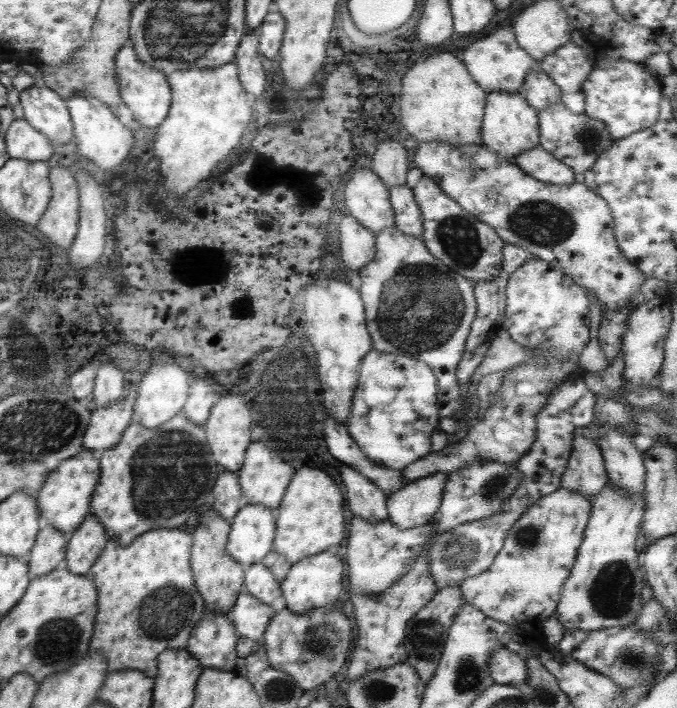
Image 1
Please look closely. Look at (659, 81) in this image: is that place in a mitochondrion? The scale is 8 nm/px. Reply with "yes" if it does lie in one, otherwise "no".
no

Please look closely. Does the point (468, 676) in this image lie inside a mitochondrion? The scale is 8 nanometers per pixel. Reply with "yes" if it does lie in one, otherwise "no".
yes

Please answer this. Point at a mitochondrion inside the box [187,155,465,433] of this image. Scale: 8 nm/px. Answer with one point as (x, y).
(296, 352)

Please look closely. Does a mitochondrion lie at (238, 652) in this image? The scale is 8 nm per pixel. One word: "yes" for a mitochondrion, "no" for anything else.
no

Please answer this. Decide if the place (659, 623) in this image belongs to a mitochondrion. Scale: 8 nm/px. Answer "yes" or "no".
yes

